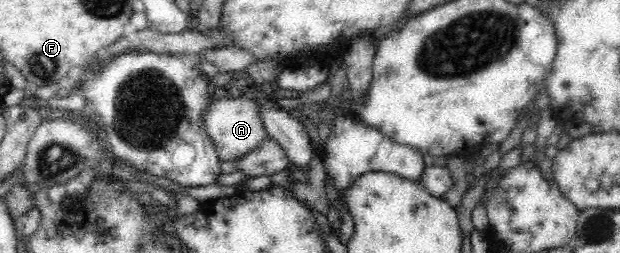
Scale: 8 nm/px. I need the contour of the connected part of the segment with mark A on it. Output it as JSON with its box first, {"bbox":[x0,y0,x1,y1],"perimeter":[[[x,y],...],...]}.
{"bbox":[198,98,268,162],"perimeter":[[[233,98],[213,101],[213,105],[210,103],[206,105],[204,111],[198,116],[198,120],[207,137],[211,138],[219,159],[224,162],[238,162],[240,159],[233,159],[233,157],[247,155],[268,137],[261,116],[259,116],[259,104],[253,99]]]}

